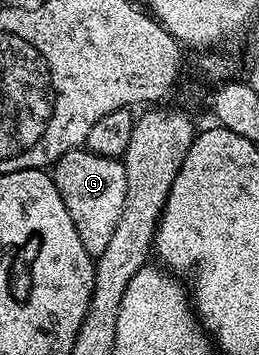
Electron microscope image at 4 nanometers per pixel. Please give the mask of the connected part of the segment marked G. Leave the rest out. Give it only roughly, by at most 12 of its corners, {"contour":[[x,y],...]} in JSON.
{"contour":[[68,151],[52,180],[82,249],[110,245],[126,199],[120,159]]}

